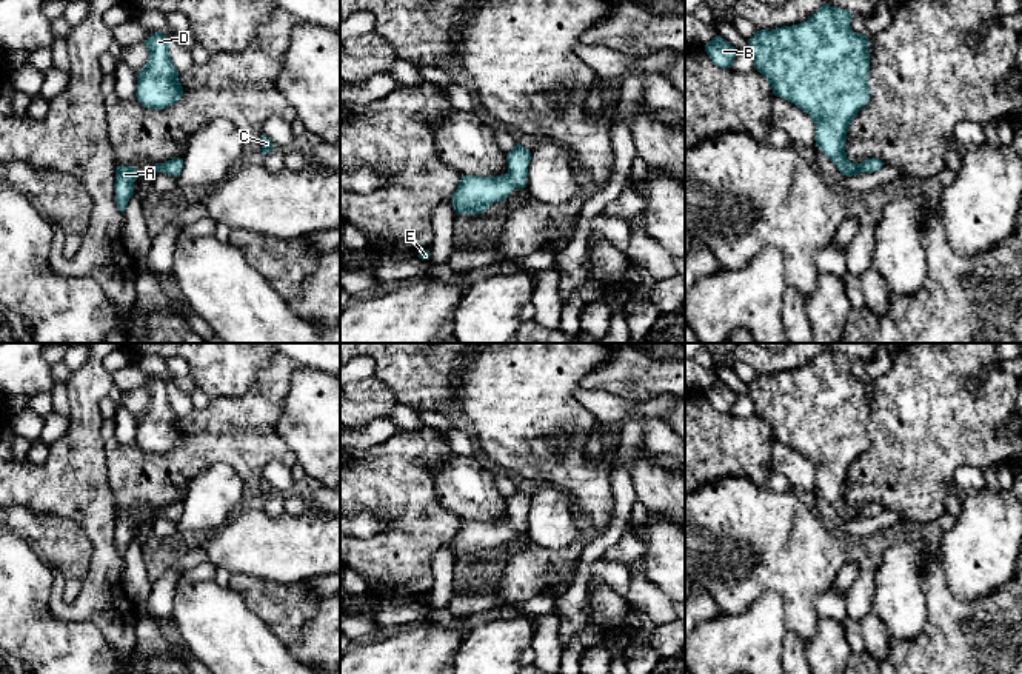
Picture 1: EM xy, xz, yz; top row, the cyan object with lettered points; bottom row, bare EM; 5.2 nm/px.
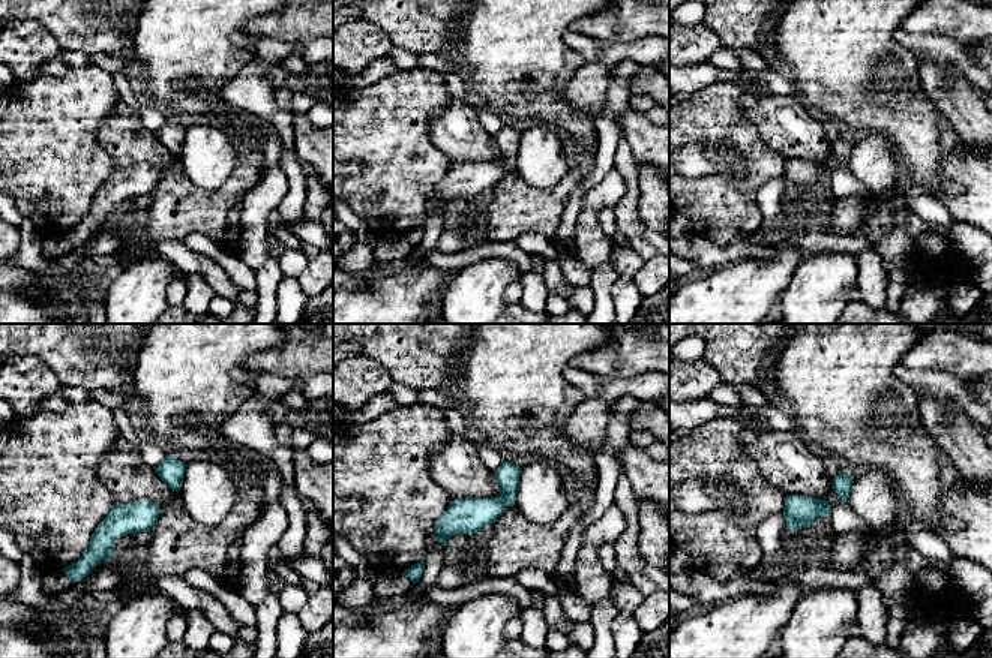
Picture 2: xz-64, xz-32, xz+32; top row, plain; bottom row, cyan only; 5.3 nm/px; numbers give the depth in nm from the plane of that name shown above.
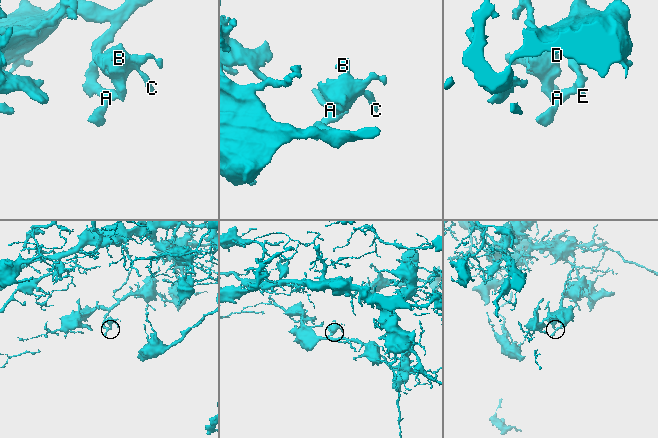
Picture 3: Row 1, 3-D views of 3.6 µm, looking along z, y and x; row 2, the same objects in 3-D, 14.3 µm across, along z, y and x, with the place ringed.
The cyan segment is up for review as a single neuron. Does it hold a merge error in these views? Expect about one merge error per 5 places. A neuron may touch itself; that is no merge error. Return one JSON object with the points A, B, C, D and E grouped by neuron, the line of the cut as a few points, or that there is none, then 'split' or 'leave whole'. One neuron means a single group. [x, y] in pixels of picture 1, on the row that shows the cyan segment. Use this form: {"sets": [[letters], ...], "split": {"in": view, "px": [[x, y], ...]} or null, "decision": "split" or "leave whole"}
{"sets": [["A", "B", "C", "D", "E"]], "split": null, "decision": "leave whole"}

